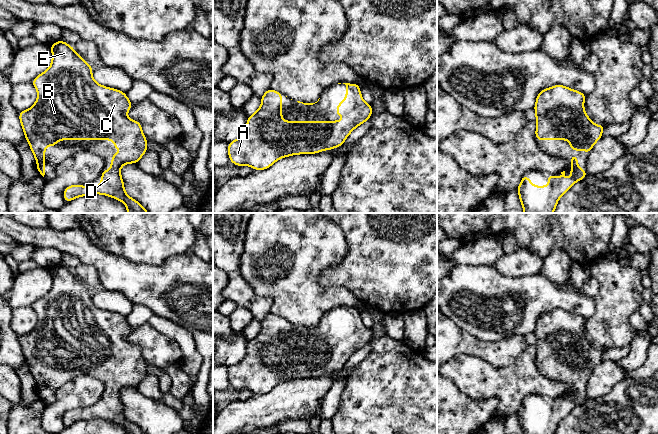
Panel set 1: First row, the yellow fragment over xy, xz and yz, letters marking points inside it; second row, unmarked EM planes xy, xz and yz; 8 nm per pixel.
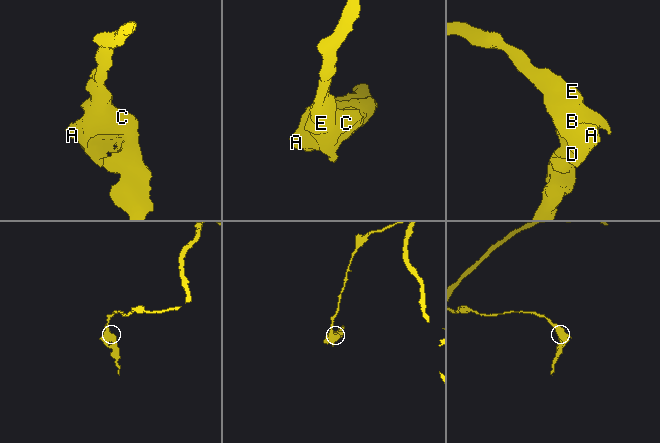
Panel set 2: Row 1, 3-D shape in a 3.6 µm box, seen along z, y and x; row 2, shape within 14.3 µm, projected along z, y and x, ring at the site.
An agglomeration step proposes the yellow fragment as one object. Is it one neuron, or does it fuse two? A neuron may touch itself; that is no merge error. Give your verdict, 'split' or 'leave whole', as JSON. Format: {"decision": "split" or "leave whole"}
{"decision": "leave whole"}

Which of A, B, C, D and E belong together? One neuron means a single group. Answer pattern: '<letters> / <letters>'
A B C D E

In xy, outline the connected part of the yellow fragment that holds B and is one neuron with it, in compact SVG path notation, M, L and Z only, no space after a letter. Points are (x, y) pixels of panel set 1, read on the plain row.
M61 264L51 268L50 271L52 274L52 287L50 291L31 306L38 316L38 322L30 333L19 336L19 343L25 362L37 386L38 397L43 401L45 399L45 371L56 370L58 364L115 364L116 366L111 370L113 372L119 372L123 376L113 378L111 393L102 395L101 409L68 410L63 416L64 425L69 426L80 420L102 418L123 426L127 430L127 434L145 434L138 425L126 418L124 406L120 398L120 393L123 389L127 387L137 388L139 383L147 375L148 365L142 356L141 347L126 340L126 337L129 336L132 330L132 326L128 323L126 317L95 306L92 301L93 291L74 275L73 270Z

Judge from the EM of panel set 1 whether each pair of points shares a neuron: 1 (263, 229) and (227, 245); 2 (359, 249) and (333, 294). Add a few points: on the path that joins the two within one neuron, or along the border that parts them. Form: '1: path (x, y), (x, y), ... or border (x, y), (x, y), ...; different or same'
1: border (248, 223), (245, 229), (244, 249), (239, 260); different
2: border (321, 271), (322, 285), (343, 286), (358, 299); different

